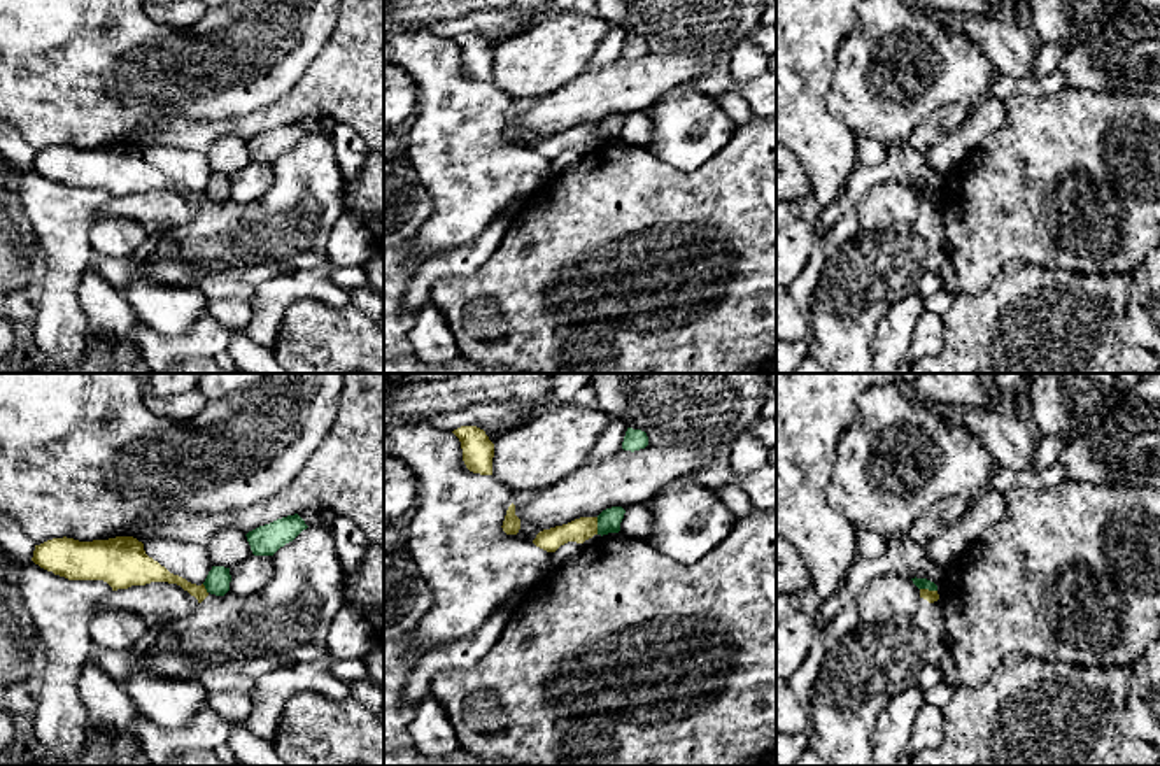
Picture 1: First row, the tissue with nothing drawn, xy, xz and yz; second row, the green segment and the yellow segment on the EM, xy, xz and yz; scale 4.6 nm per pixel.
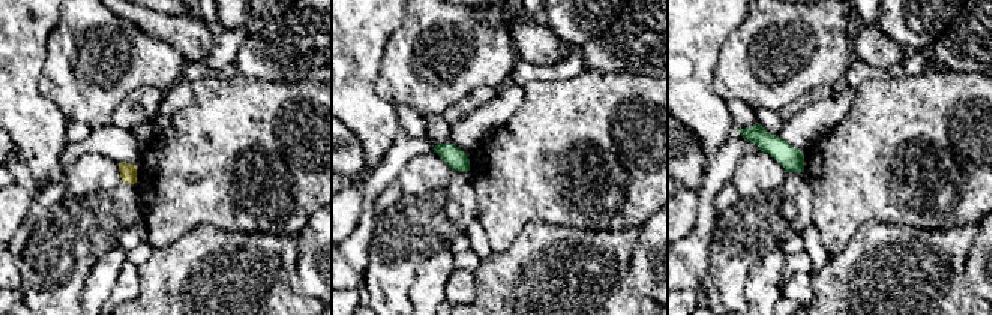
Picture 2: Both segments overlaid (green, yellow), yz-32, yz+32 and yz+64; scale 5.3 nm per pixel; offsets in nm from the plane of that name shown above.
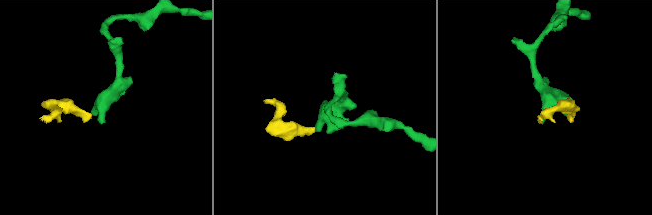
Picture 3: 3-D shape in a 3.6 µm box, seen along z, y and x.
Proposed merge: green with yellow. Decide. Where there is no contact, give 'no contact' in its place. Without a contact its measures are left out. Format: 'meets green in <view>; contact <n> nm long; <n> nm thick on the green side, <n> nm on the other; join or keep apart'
meets green in xz; contact 80 nm long; 110 nm thick on the green side, 110 nm on the other; keep apart

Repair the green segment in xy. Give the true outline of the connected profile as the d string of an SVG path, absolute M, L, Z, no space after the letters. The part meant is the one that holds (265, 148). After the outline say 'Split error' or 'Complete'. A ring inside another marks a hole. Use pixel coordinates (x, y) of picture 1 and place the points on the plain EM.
M294 121L249 138L247 149L254 163L273 163L308 133Z. Complete

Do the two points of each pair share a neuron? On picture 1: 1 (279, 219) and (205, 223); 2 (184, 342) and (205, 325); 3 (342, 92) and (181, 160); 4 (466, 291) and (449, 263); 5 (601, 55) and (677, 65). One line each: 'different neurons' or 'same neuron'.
1: same neuron
2: same neuron
3: different neurons
4: different neurons
5: different neurons

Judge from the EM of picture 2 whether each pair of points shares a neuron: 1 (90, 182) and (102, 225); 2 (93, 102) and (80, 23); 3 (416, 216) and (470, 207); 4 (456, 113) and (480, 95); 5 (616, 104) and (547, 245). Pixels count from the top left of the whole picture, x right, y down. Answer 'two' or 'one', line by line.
1: two
2: one
3: one
4: one
5: two

